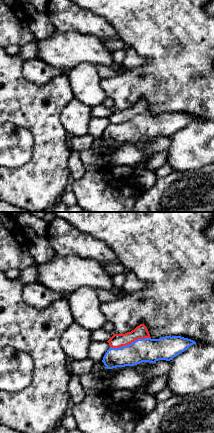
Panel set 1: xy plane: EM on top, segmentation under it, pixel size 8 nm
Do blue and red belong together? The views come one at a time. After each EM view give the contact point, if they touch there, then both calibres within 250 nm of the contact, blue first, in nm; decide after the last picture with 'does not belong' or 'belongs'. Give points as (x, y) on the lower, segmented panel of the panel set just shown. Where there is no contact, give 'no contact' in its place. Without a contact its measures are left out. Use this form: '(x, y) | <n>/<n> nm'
(131, 343) | 190/110 nm

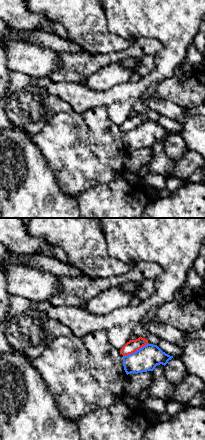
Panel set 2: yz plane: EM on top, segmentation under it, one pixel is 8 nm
(136, 351) | 190/100 nm

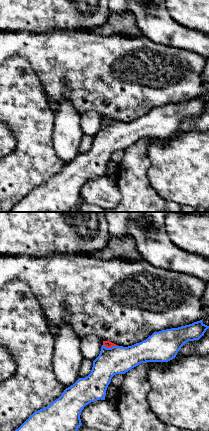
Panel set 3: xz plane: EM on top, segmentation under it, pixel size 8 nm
(111, 347) | 220/60 nm

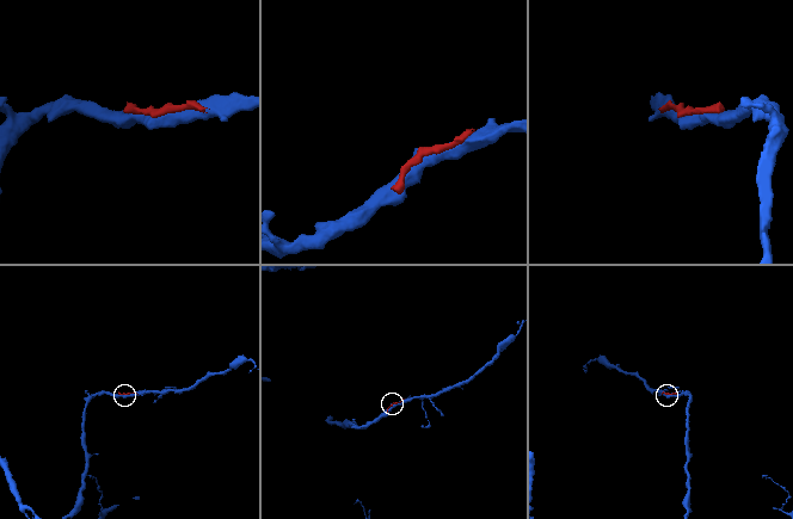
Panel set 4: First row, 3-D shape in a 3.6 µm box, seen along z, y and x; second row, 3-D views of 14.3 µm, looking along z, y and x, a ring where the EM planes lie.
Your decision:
does not belong

